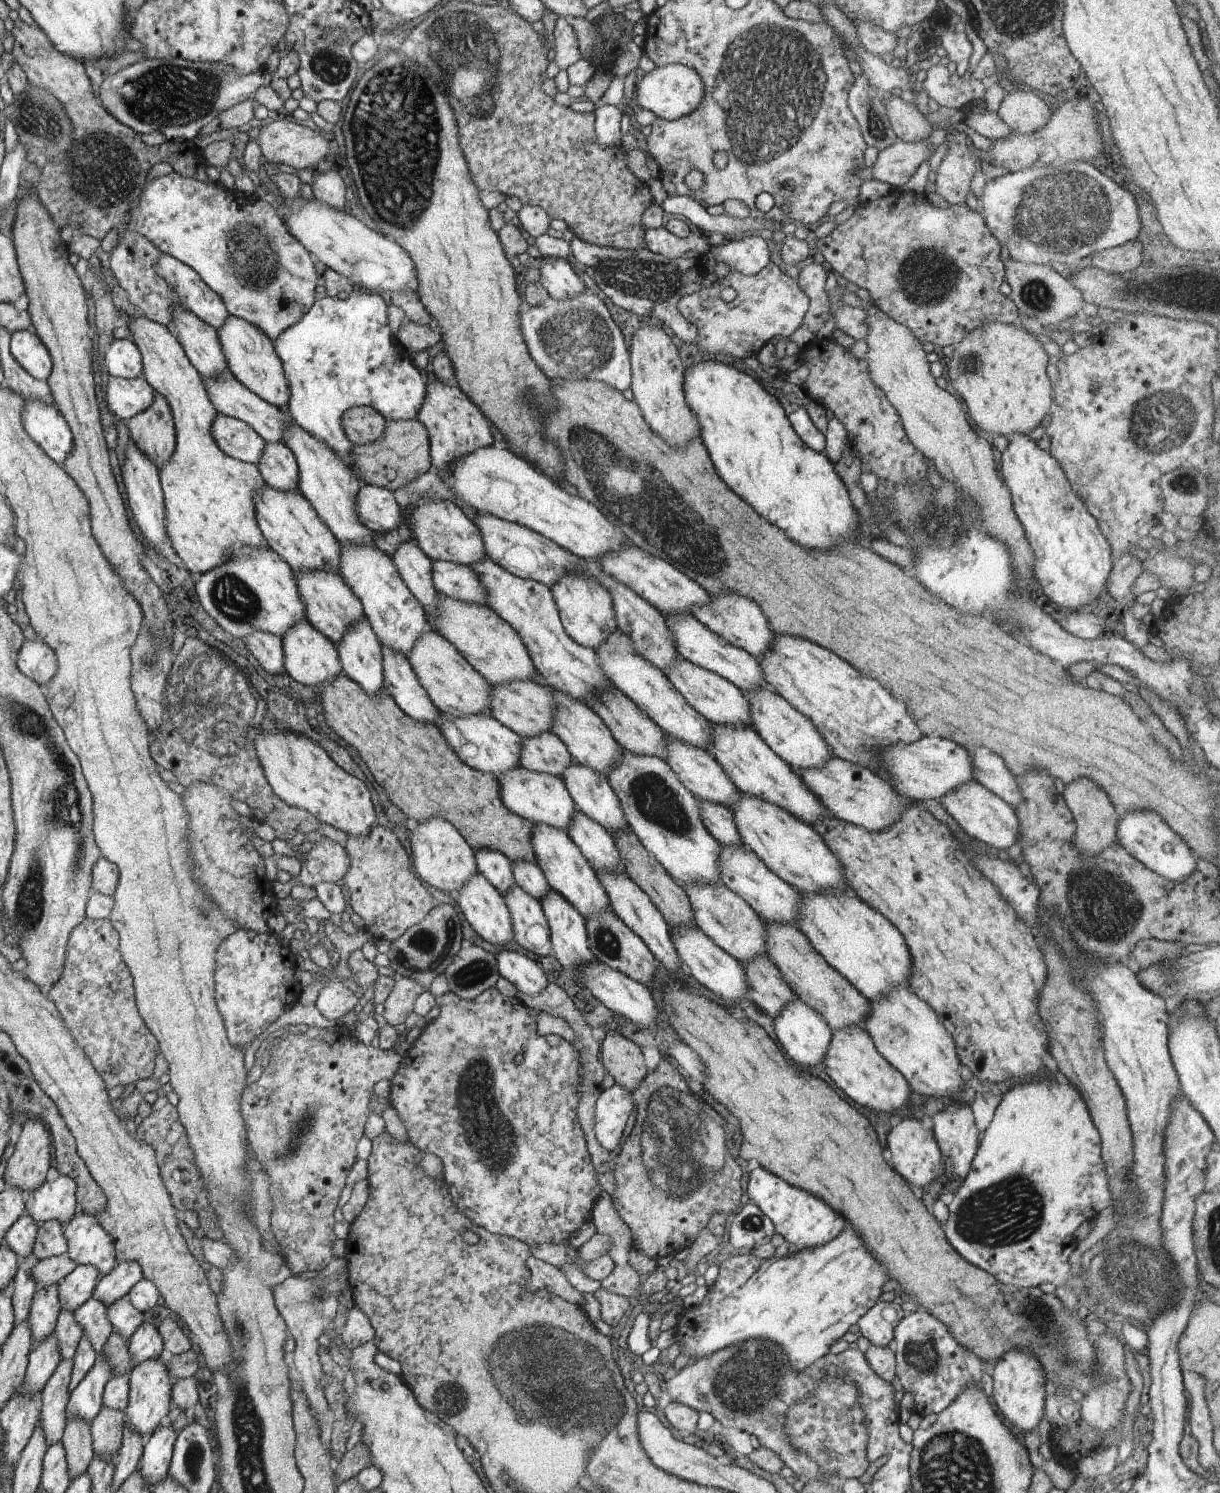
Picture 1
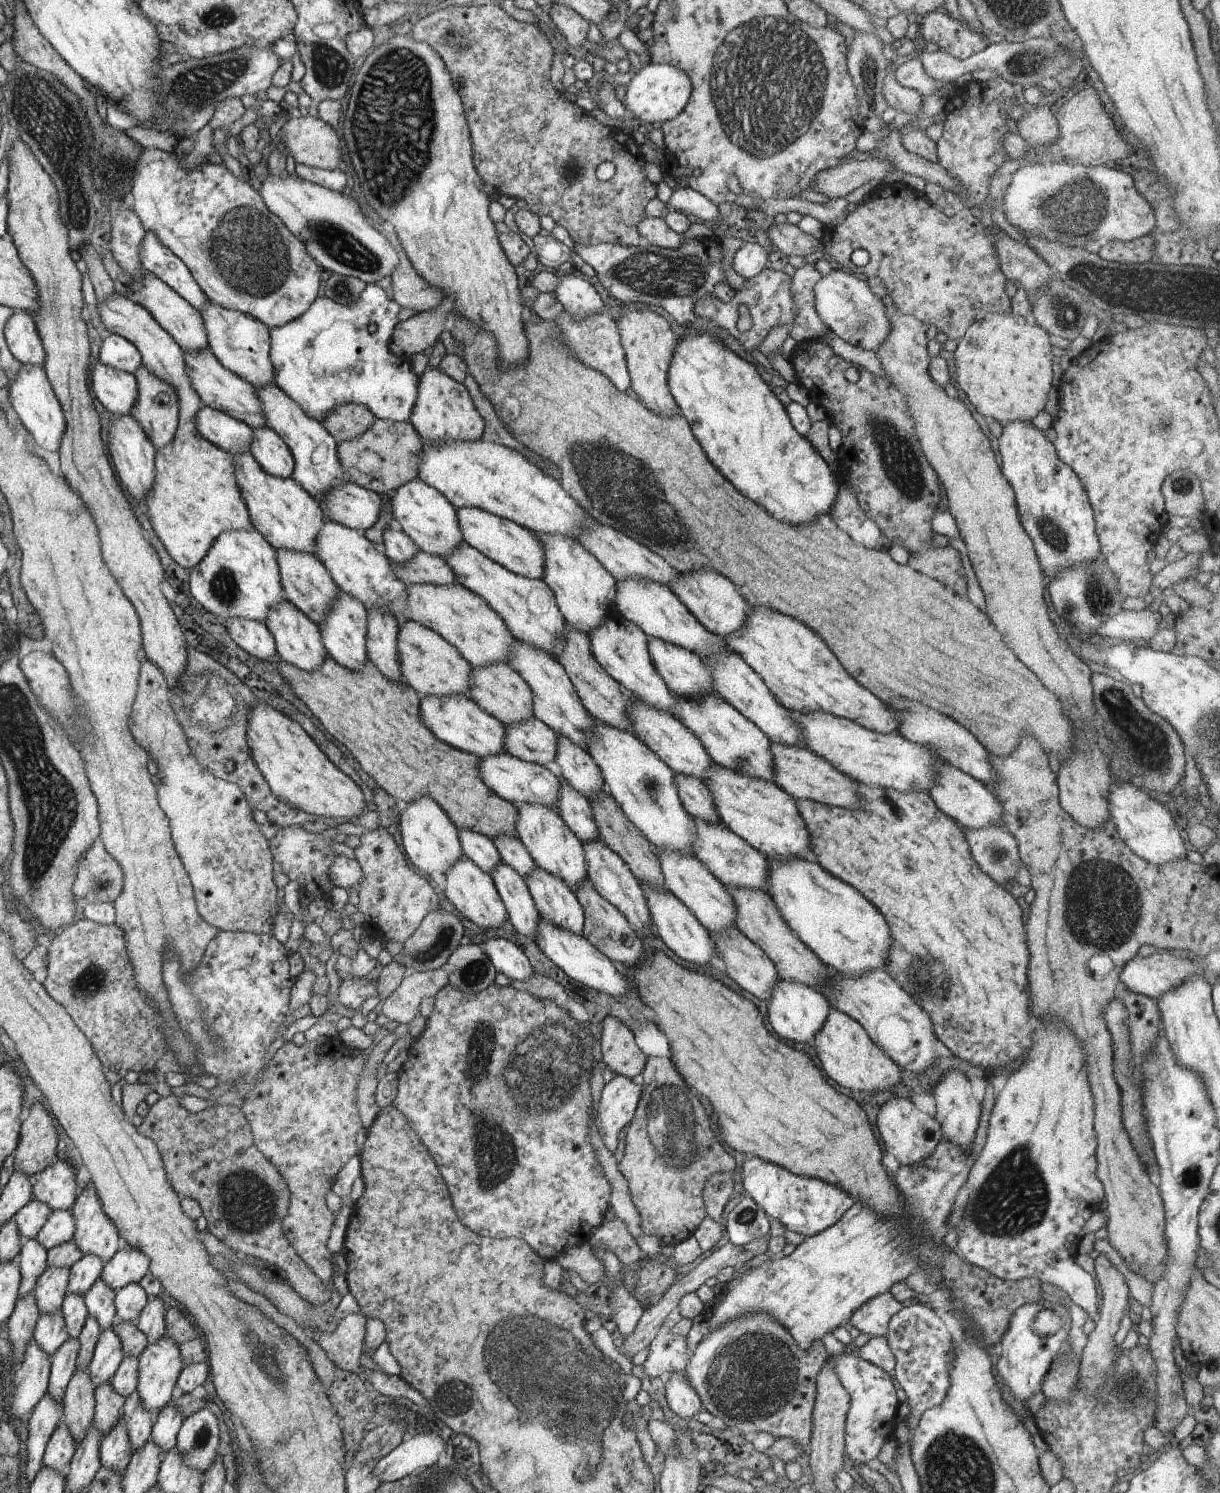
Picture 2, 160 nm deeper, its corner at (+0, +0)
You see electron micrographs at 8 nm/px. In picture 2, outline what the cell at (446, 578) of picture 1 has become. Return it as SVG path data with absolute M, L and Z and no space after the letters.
M418 551L418 556L406 564L396 564L390 560L392 572L398 580L406 585L415 583L428 583L448 586L458 584L450 564L440 556L432 556L426 552Z

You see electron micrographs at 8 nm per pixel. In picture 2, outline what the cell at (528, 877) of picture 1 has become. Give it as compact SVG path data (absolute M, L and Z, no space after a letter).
M496 836L493 842L500 852L503 863L516 870L522 878L532 874L532 870L537 867L528 850L514 836Z

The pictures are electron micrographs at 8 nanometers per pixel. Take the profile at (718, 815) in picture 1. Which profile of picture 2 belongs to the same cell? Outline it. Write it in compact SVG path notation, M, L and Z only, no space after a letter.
M675 774L674 780L676 780L680 800L683 801L688 814L693 818L700 818L708 824L722 823L716 812L716 806L714 806L714 798L701 780L684 776L684 774Z

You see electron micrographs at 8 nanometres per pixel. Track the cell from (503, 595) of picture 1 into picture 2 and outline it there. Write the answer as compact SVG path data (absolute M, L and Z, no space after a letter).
M465 541L454 552L441 558L446 560L446 564L450 564L461 586L478 594L488 607L504 620L504 624L515 639L548 652L552 658L558 658L564 634L566 634L564 632L566 622L554 600L554 594L542 579L528 579L513 574L504 566L478 552L476 548L469 546Z

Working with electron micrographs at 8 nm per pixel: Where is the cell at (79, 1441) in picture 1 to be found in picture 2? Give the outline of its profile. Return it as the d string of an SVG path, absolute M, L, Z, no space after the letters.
M88 1369L75 1370L66 1388L62 1417L77 1445L92 1426L94 1414L95 1388L90 1372Z

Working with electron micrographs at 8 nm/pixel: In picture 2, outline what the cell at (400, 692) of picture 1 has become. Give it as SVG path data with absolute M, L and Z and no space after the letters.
M384 606L382 610L368 610L369 631L366 634L366 650L372 664L388 678L408 686L400 670L398 660L398 626L396 618Z

